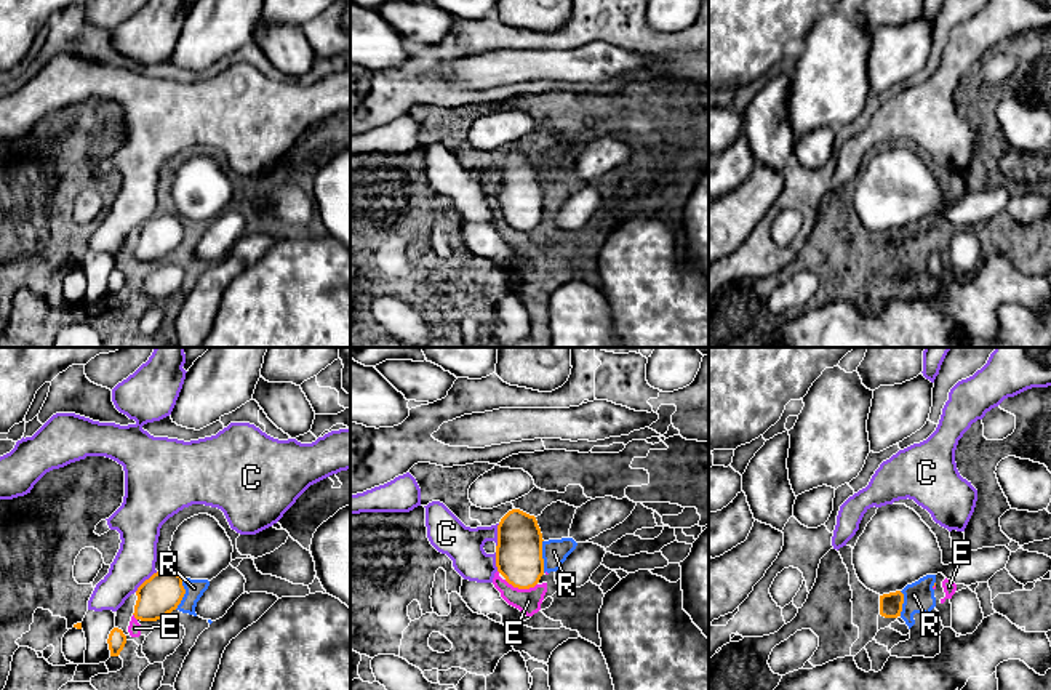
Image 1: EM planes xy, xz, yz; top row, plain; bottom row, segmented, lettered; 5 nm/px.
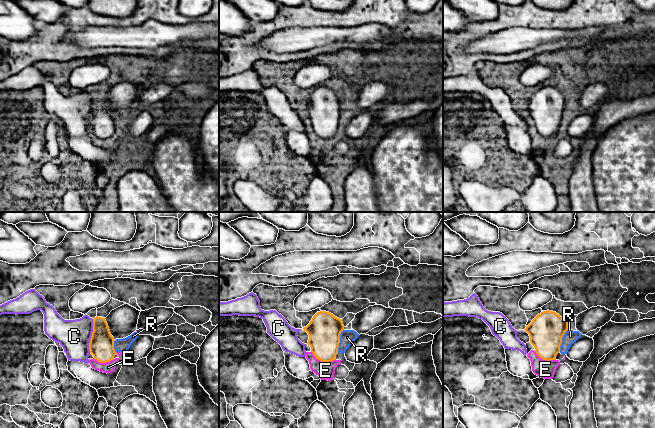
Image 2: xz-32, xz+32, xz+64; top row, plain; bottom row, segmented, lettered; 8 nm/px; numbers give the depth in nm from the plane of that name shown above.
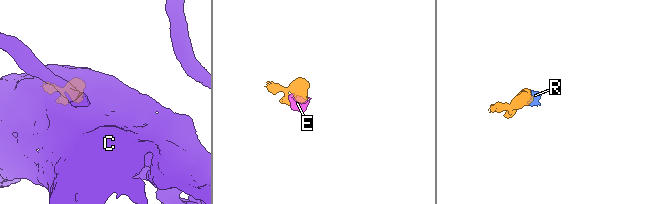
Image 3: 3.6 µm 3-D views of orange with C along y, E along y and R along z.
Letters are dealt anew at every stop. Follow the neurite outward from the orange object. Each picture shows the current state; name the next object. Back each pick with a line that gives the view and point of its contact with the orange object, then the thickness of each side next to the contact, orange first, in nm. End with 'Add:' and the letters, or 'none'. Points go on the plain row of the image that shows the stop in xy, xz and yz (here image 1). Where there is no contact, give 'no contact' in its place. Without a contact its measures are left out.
C: contact xy (146, 221); calibres 200 and 200 nm
Add: C

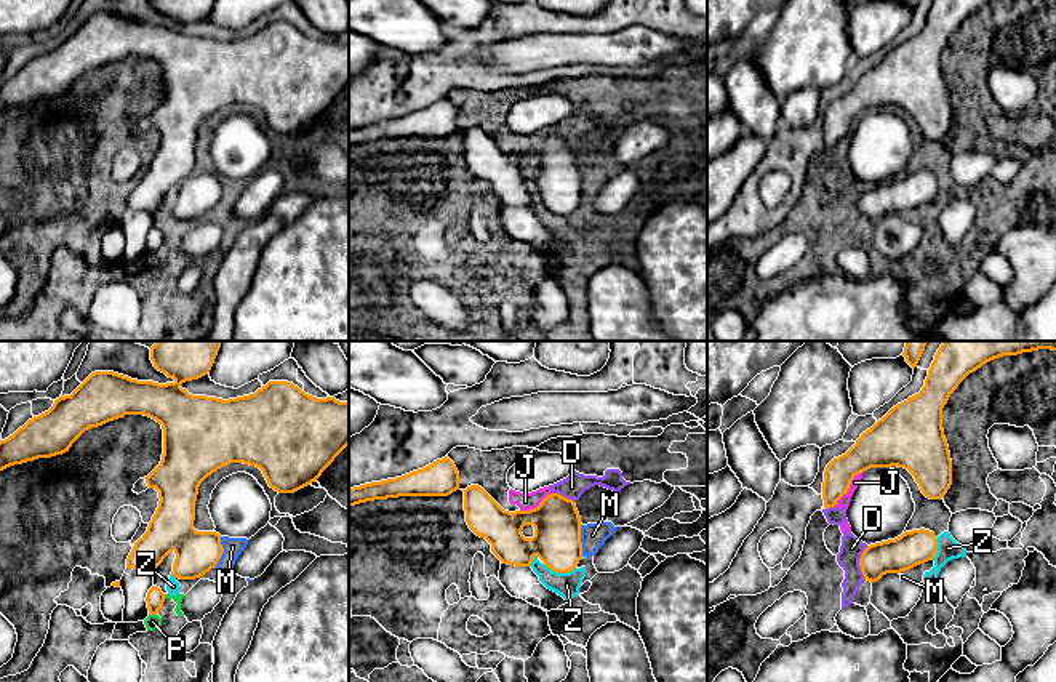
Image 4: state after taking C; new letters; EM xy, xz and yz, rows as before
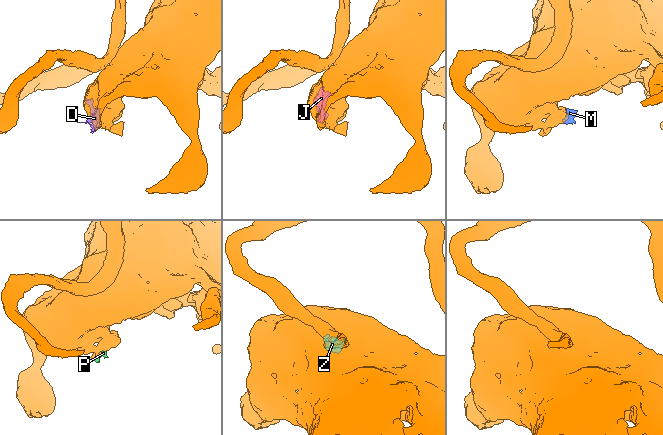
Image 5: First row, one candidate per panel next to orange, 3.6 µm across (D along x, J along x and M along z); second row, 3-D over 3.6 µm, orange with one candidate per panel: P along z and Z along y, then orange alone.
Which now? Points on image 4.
Add: none

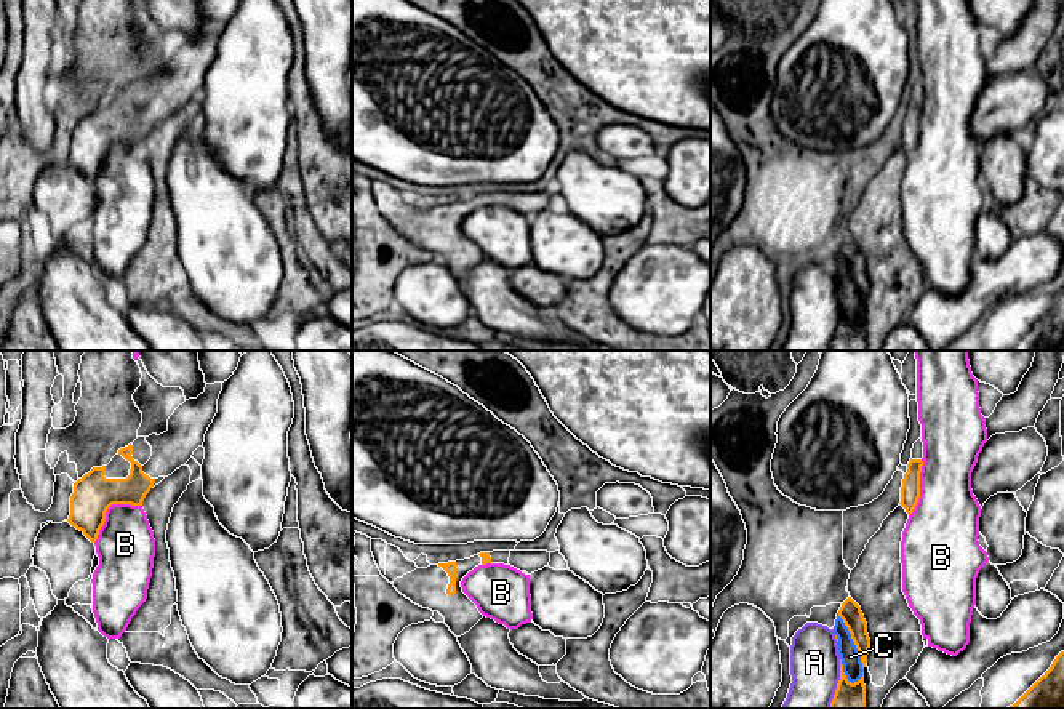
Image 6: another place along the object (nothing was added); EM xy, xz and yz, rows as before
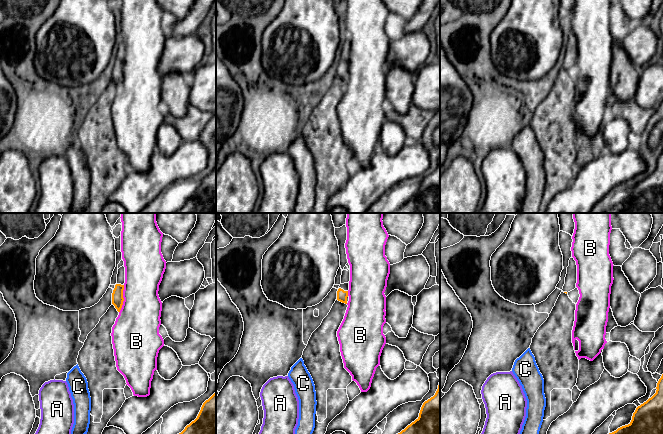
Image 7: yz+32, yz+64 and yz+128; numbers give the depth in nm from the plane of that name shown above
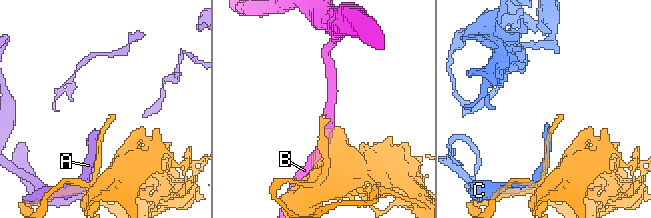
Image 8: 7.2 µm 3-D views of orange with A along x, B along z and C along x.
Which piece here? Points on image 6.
Add: none

